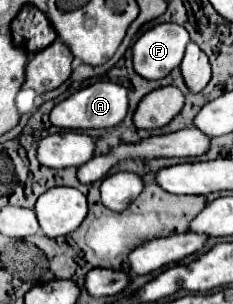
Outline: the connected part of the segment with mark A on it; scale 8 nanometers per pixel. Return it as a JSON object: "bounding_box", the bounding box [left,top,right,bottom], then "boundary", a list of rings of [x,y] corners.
{"bounding_box":[50,82,128,130],"boundary":[[[96,82],[88,88],[78,90],[70,98],[58,102],[50,112],[50,122],[58,128],[68,130],[90,130],[90,128],[112,128],[118,126],[128,114],[128,90],[114,82]]]}

